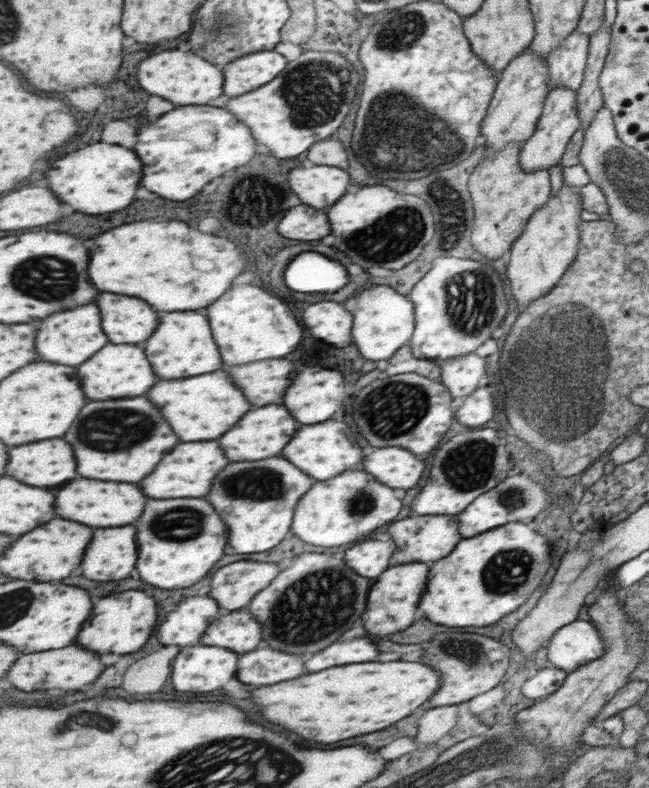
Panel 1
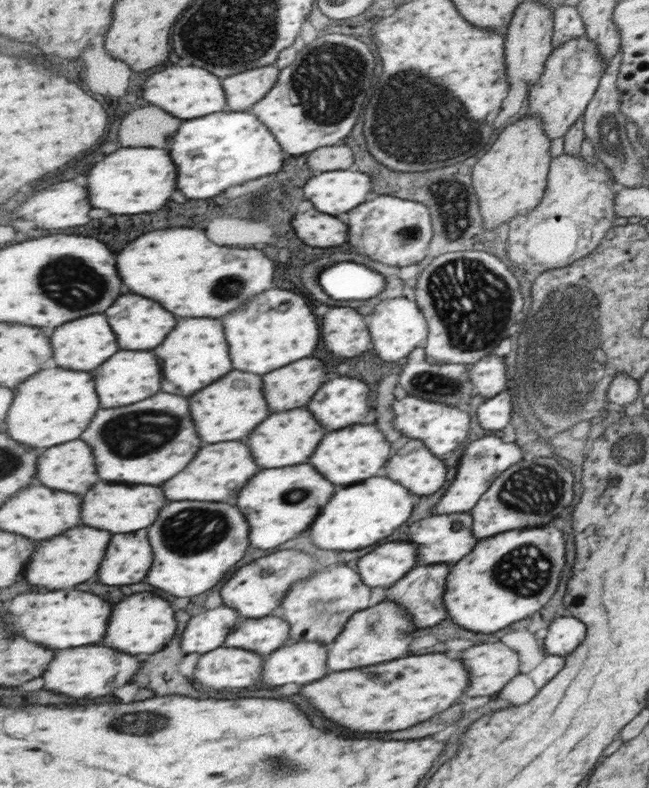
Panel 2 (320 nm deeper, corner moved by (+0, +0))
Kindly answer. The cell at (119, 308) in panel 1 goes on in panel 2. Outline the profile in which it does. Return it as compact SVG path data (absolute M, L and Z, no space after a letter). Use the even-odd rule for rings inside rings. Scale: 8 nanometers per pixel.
M139 294L121 296L113 304L113 308L107 310L107 318L109 318L115 334L119 336L119 342L121 342L123 350L155 350L159 344L163 344L163 340L177 326L175 314L165 310L159 302L155 302L151 298L143 298Z

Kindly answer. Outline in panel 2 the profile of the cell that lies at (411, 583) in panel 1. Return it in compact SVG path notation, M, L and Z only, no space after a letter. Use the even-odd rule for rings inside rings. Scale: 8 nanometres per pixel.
M447 564L417 566L405 580L401 580L401 584L389 590L387 600L397 600L401 606L405 606L413 614L419 628L437 626L449 614L443 600L447 576Z

